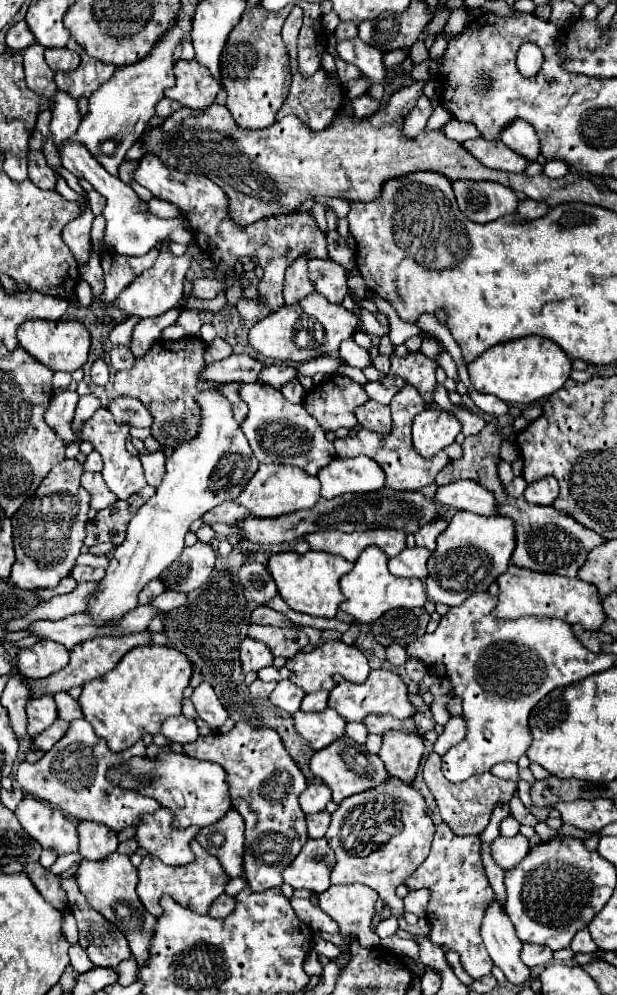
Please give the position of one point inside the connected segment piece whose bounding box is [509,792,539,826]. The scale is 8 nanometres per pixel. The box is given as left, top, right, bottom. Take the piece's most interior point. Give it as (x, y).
(518, 811)

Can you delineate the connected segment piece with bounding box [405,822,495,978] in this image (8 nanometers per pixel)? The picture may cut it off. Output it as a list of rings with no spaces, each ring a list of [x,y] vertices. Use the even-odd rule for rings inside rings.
[[[441,822],[435,828],[435,838],[431,844],[429,856],[411,874],[411,878],[407,878],[405,886],[435,886],[433,870],[441,870],[441,872],[437,872],[437,884],[445,886],[445,910],[443,910],[441,902],[435,906],[435,898],[431,900],[429,914],[435,920],[429,920],[431,922],[429,940],[441,948],[457,952],[463,968],[473,978],[481,978],[481,976],[491,974],[493,962],[483,948],[481,922],[483,922],[483,914],[485,914],[487,906],[495,898],[495,892],[491,890],[487,874],[485,874],[479,838],[477,836],[457,836],[457,834],[453,834],[453,830],[445,822]]]

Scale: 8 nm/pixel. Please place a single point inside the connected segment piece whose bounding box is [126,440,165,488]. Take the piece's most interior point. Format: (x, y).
(154, 464)

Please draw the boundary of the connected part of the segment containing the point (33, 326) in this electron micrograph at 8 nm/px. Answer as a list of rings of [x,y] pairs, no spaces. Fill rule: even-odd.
[[[27,320],[21,324],[17,332],[19,346],[25,348],[29,354],[33,354],[39,362],[49,366],[51,370],[63,370],[63,372],[75,372],[83,368],[89,354],[89,330],[79,320]]]

